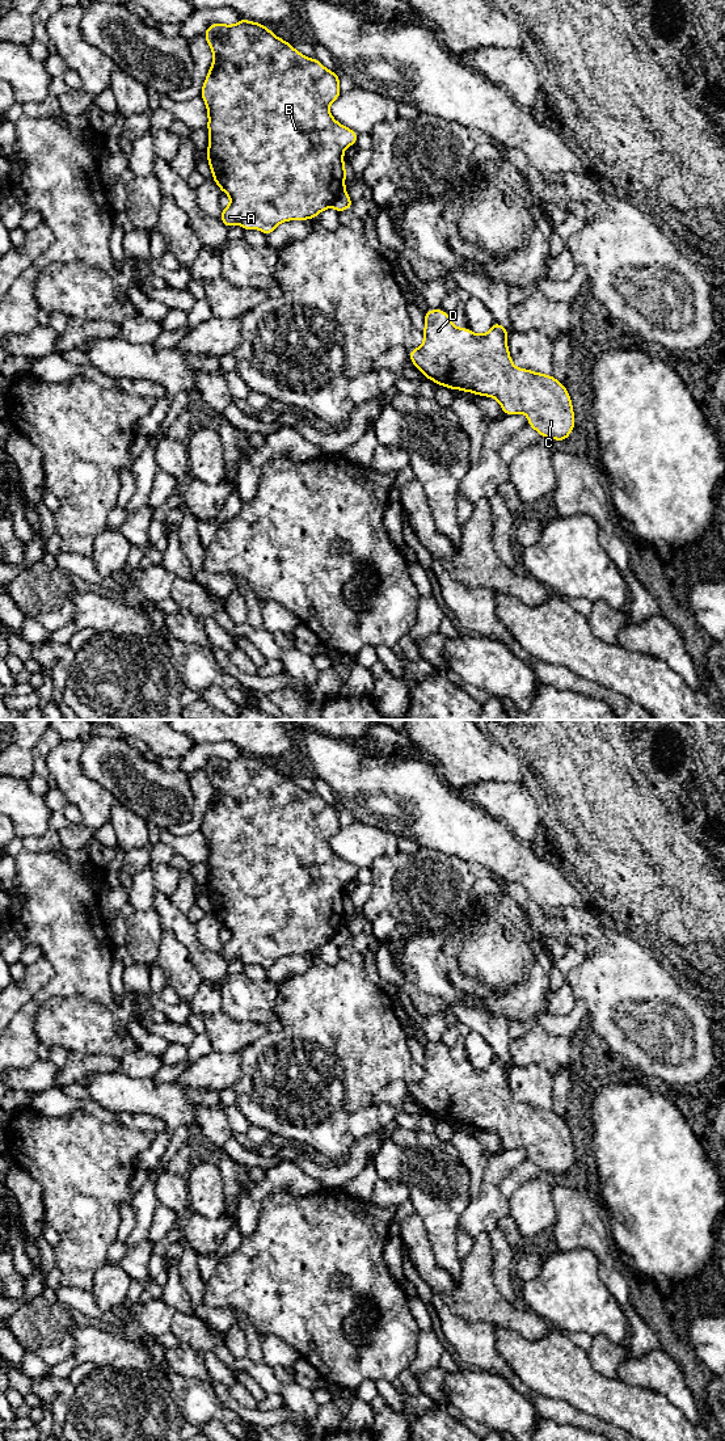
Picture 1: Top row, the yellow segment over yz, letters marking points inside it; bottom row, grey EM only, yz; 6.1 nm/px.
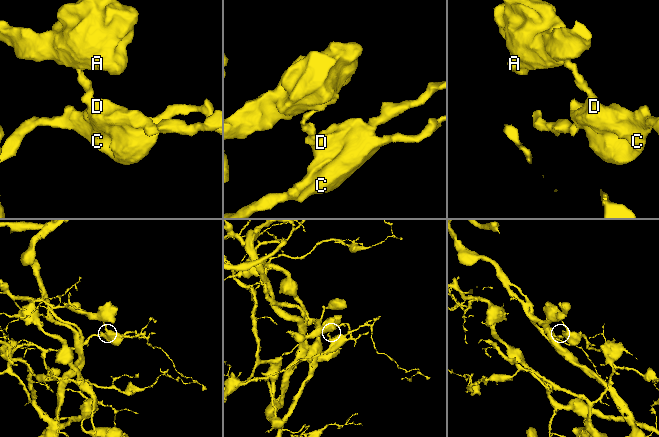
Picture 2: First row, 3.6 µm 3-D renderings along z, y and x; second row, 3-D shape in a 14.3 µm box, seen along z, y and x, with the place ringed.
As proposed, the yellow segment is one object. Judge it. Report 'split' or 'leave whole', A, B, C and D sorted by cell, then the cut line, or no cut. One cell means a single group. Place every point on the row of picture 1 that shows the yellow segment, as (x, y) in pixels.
split | A B / C D | yz (344, 188), (332, 205)

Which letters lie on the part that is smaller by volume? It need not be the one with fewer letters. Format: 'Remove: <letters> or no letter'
Remove: A, B

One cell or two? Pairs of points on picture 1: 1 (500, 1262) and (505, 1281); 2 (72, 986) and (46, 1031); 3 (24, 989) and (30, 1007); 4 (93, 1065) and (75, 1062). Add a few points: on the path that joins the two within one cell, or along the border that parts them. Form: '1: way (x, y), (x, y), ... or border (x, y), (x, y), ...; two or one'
1: way (502, 1267), (504, 1276); one
2: border (96, 1002), (81, 997), (51, 997), (38, 1011); two
3: border (50, 978), (13, 1015); two
4: way (89, 1064), (79, 1064); one

